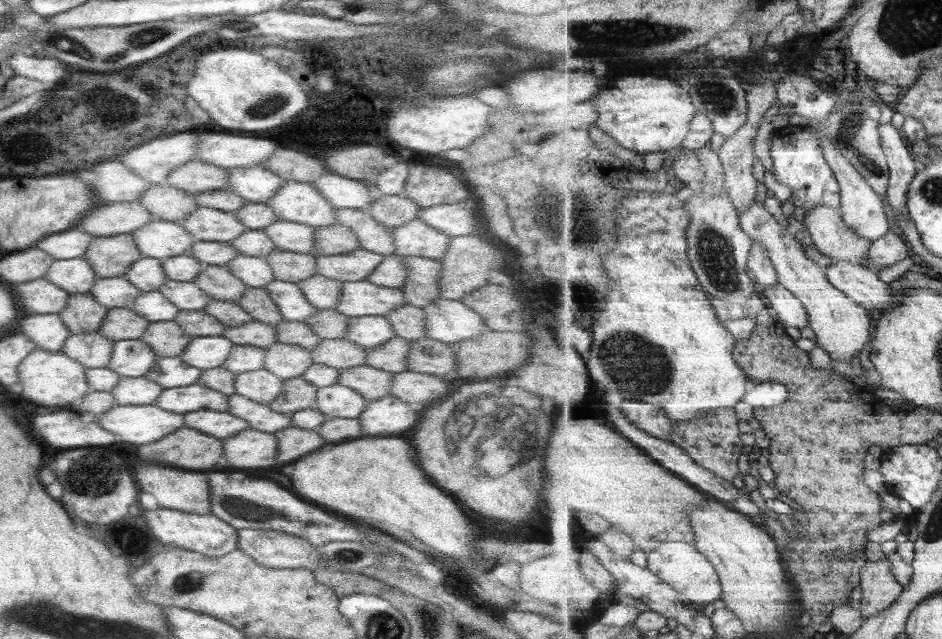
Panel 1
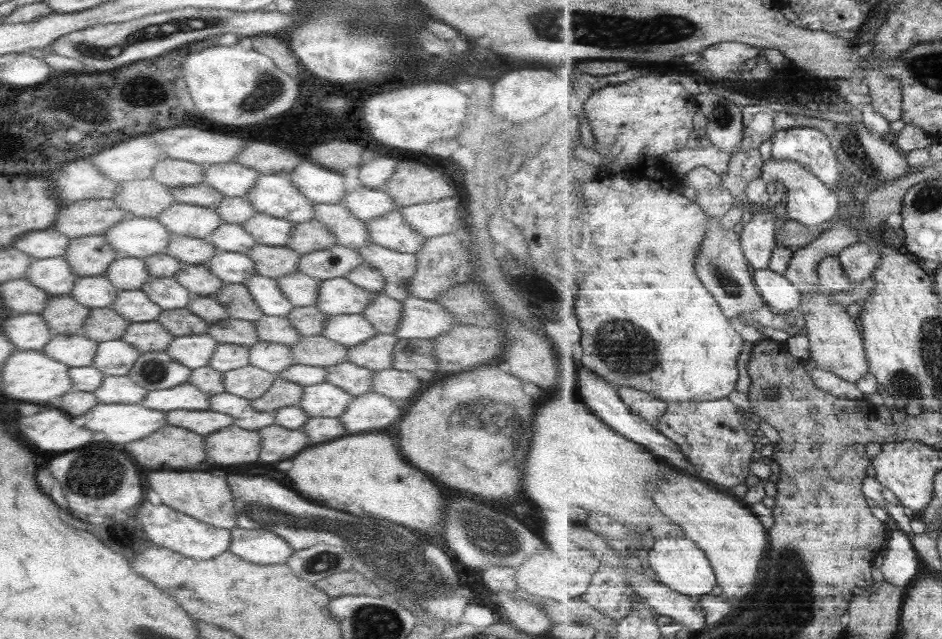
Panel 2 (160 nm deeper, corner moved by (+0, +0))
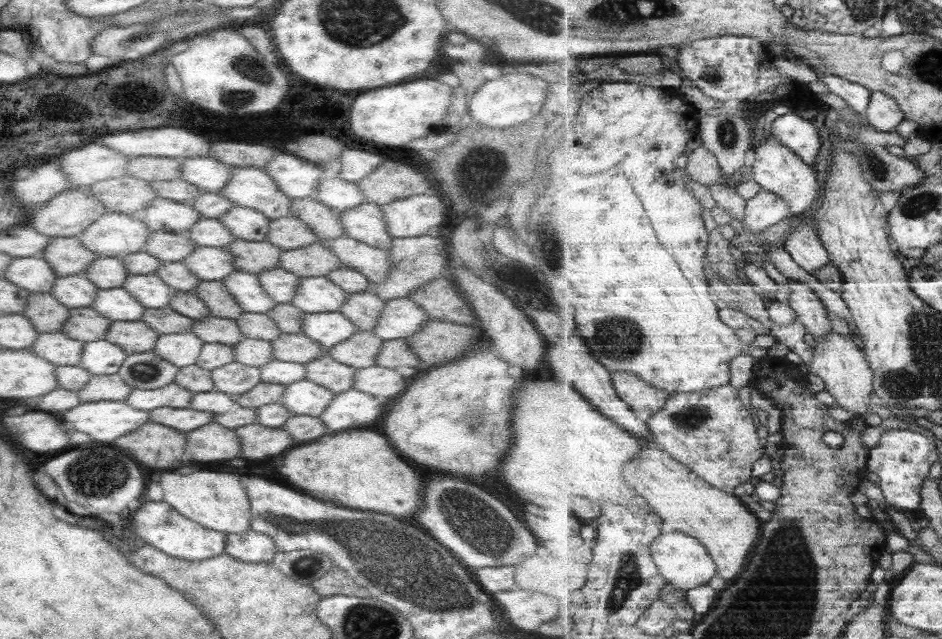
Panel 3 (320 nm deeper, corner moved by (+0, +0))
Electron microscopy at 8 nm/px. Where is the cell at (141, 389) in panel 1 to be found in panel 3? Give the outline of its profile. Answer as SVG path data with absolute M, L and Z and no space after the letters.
M117 374L90 375L87 382L76 393L81 403L123 401L131 389Z

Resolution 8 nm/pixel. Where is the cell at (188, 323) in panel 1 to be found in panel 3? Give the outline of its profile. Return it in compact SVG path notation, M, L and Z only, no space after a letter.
M169 305L163 308L144 308L141 312L139 321L144 322L153 332L159 335L184 333L190 330L194 319L181 316L173 312Z

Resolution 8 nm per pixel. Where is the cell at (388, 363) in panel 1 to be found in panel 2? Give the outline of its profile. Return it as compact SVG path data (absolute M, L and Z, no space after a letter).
M394 334L373 335L362 343L346 347L346 361L373 373L392 368L392 352L397 339Z

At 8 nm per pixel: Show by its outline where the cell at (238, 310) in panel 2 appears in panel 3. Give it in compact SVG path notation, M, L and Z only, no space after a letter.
M199 281L193 293L204 303L211 316L233 320L243 312L220 281Z

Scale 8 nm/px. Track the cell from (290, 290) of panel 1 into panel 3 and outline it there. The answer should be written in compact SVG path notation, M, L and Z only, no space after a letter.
M241 271L228 272L220 283L227 289L233 301L245 312L263 314L269 310L274 303L261 291L257 277Z

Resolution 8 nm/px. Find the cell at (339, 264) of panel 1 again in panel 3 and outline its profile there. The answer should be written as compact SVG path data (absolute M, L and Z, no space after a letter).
M313 242L303 248L283 250L279 254L277 267L304 279L326 276L329 271L341 267L337 257L322 242Z

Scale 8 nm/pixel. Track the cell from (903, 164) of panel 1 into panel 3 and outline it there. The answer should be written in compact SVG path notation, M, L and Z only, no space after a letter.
M817 71L816 74L830 92L842 97L859 114L863 115L868 109L872 97L872 92L868 88L840 76L835 76L830 72Z

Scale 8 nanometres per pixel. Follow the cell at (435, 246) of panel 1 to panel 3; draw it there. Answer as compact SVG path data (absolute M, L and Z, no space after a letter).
M361 203L339 214L339 223L346 238L367 244L371 248L389 250L391 237L387 235L379 205Z

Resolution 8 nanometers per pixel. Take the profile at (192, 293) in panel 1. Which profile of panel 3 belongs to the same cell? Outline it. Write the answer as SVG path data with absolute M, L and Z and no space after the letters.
M156 274L127 275L121 283L121 289L126 291L139 302L143 308L163 308L169 303L169 298L176 294L175 290L167 287Z

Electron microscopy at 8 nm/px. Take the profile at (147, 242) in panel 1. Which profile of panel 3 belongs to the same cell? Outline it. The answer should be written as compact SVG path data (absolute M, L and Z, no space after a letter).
M106 211L77 236L81 247L95 257L117 258L141 252L147 240L142 212L121 214Z

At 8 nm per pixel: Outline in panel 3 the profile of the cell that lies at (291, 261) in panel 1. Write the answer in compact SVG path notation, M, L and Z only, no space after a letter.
M234 239L225 249L233 257L233 267L237 271L257 274L279 264L281 250L266 241L245 241Z

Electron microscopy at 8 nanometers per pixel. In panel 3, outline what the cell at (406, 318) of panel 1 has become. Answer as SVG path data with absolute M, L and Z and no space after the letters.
M359 292L348 294L338 311L353 324L355 331L369 331L374 327L383 303L385 302L372 293Z

